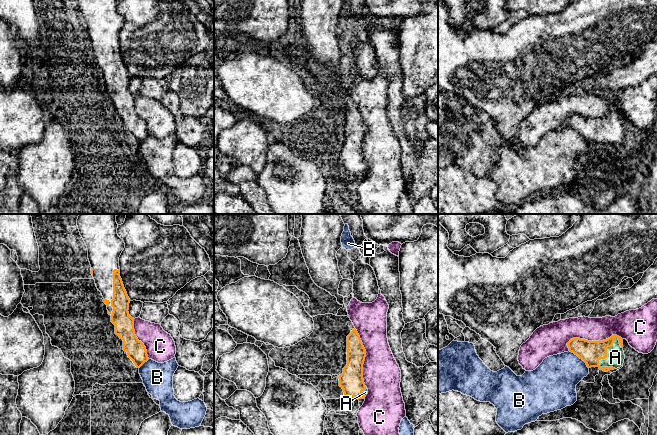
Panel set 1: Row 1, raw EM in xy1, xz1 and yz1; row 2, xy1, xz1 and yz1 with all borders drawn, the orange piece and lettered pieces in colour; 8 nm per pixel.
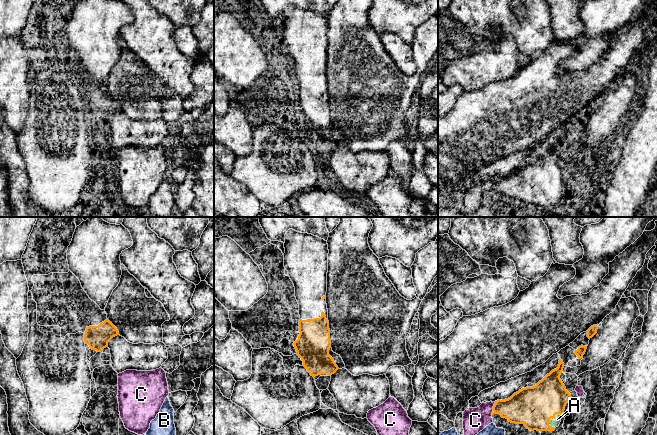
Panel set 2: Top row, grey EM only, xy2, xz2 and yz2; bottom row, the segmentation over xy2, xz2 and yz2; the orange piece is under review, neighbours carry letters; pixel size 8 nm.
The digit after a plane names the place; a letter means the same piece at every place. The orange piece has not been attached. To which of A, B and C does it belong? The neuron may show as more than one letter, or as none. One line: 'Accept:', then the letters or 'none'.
Accept: A

